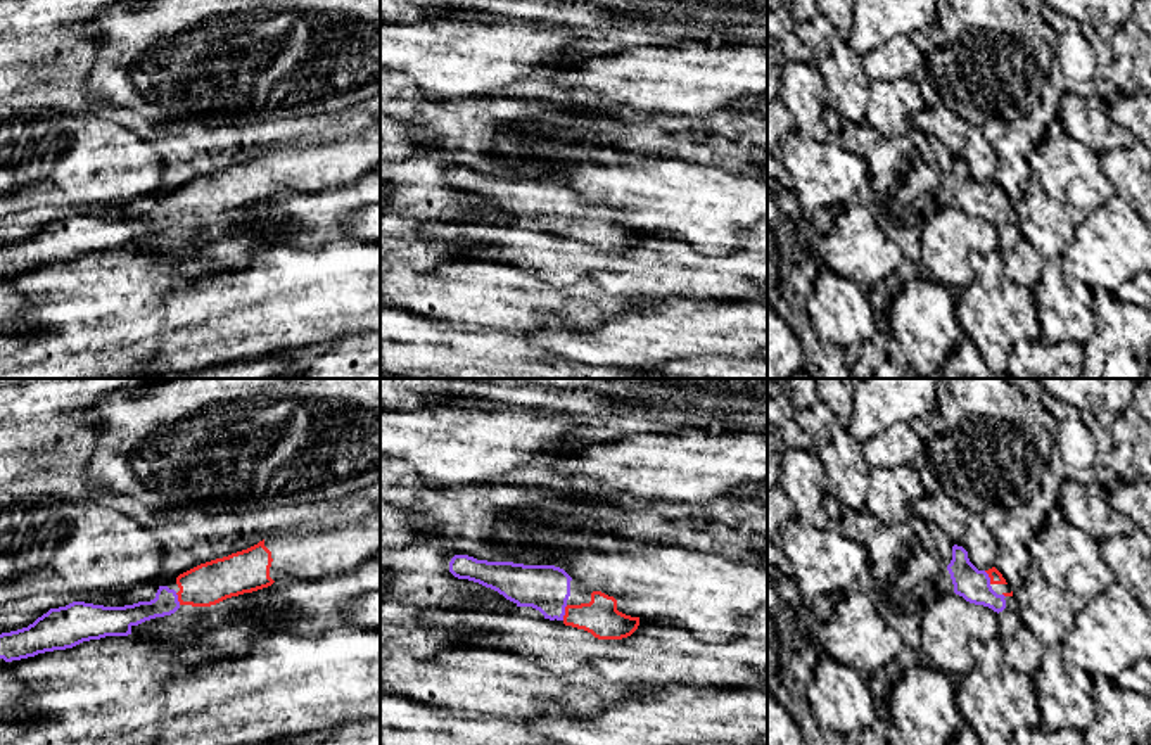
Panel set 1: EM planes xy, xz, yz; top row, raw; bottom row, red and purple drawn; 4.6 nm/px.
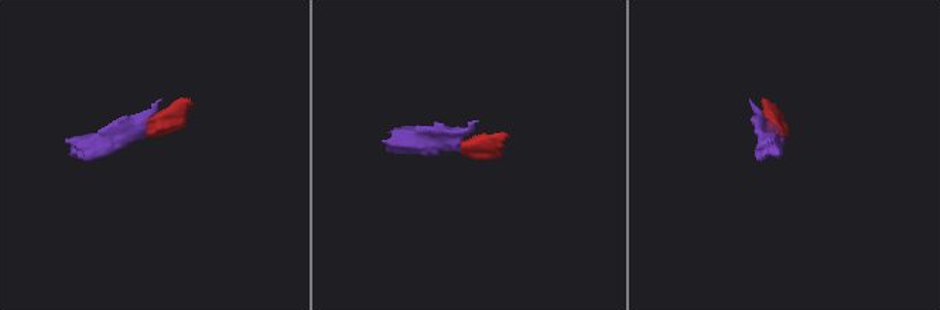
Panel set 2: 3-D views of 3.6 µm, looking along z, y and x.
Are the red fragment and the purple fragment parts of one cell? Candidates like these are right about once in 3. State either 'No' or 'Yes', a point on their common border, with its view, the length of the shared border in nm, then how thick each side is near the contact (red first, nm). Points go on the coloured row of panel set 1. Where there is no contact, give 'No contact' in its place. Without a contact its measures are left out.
Yes. Touches red at xz (565, 612). Shared border 80 nm. Thickness 170 nm (red) against 220 nm

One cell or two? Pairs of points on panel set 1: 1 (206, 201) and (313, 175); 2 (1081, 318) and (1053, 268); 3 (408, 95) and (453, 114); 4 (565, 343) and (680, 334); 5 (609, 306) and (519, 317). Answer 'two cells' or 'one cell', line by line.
1: one cell
2: one cell
3: one cell
4: one cell
5: one cell

